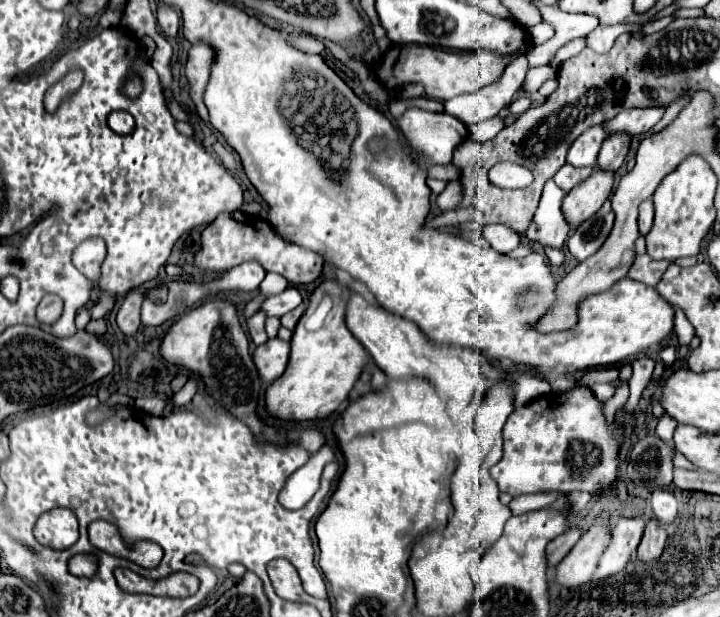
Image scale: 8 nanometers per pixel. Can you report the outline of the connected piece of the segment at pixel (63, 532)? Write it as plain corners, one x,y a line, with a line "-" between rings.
52,509
34,525
34,537
38,543
52,549
68,549
78,541
78,521
72,509

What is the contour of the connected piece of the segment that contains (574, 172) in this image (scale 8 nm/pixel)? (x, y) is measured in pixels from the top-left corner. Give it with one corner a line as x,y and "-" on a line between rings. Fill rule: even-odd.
564,165
560,167
560,171
554,175
554,181
558,187
562,187
564,191
570,191
572,187
576,187
578,183
582,183
594,169
576,169
574,165

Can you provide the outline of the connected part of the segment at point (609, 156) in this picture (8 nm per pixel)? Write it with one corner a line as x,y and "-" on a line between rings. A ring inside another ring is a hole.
612,133
612,137
606,137
598,155
598,167
616,171
630,151
630,143
632,139
624,137
624,133

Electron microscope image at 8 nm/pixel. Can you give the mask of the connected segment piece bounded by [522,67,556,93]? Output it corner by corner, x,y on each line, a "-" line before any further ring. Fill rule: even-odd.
536,67
536,69
530,69
528,75
526,75
526,81
522,85
522,89
526,93
534,93
538,91
538,87
546,81
546,79
554,79
556,73
550,69
550,67

